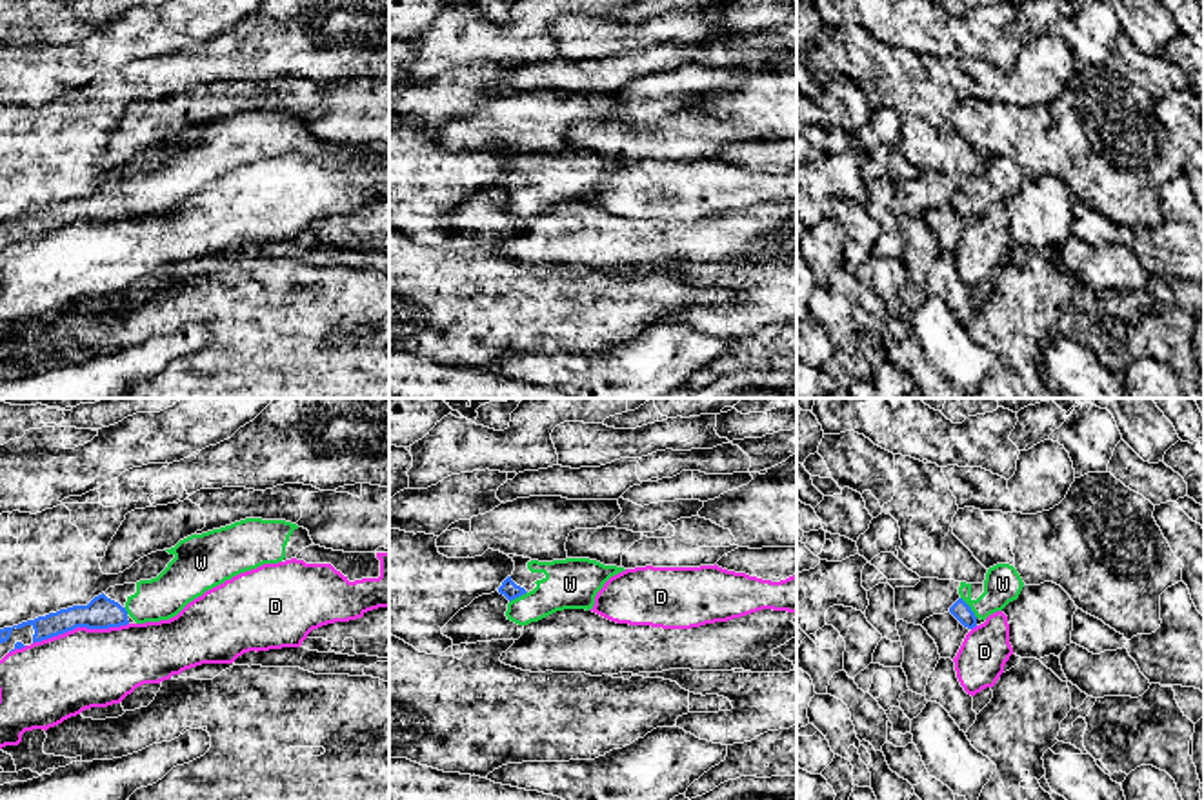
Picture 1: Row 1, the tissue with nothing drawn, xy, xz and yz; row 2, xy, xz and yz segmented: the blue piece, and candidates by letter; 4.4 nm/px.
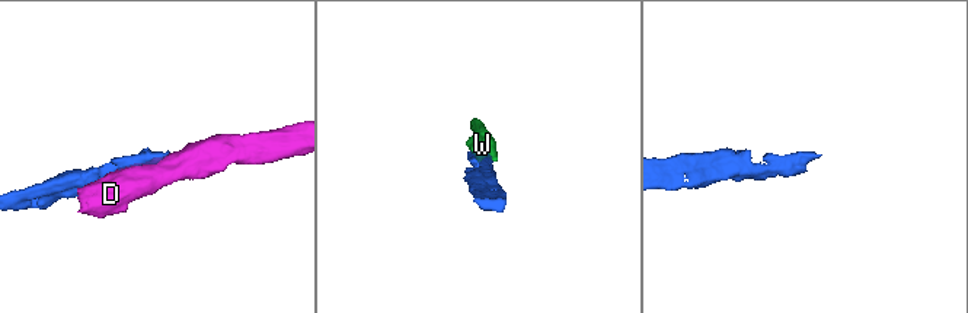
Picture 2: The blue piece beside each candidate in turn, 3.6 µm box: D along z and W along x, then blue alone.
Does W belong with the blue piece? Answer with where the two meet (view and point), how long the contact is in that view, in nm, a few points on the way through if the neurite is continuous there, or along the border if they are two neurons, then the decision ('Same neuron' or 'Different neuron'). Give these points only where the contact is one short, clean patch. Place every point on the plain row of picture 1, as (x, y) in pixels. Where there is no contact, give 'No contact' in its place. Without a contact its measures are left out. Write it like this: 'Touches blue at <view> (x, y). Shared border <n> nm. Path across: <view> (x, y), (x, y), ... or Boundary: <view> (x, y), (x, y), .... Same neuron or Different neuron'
Touches blue at yz (970, 200). Shared border 120 nm. Path across: yz (959, 202), (970, 200), (979, 200), (1003, 177). Same neuron

